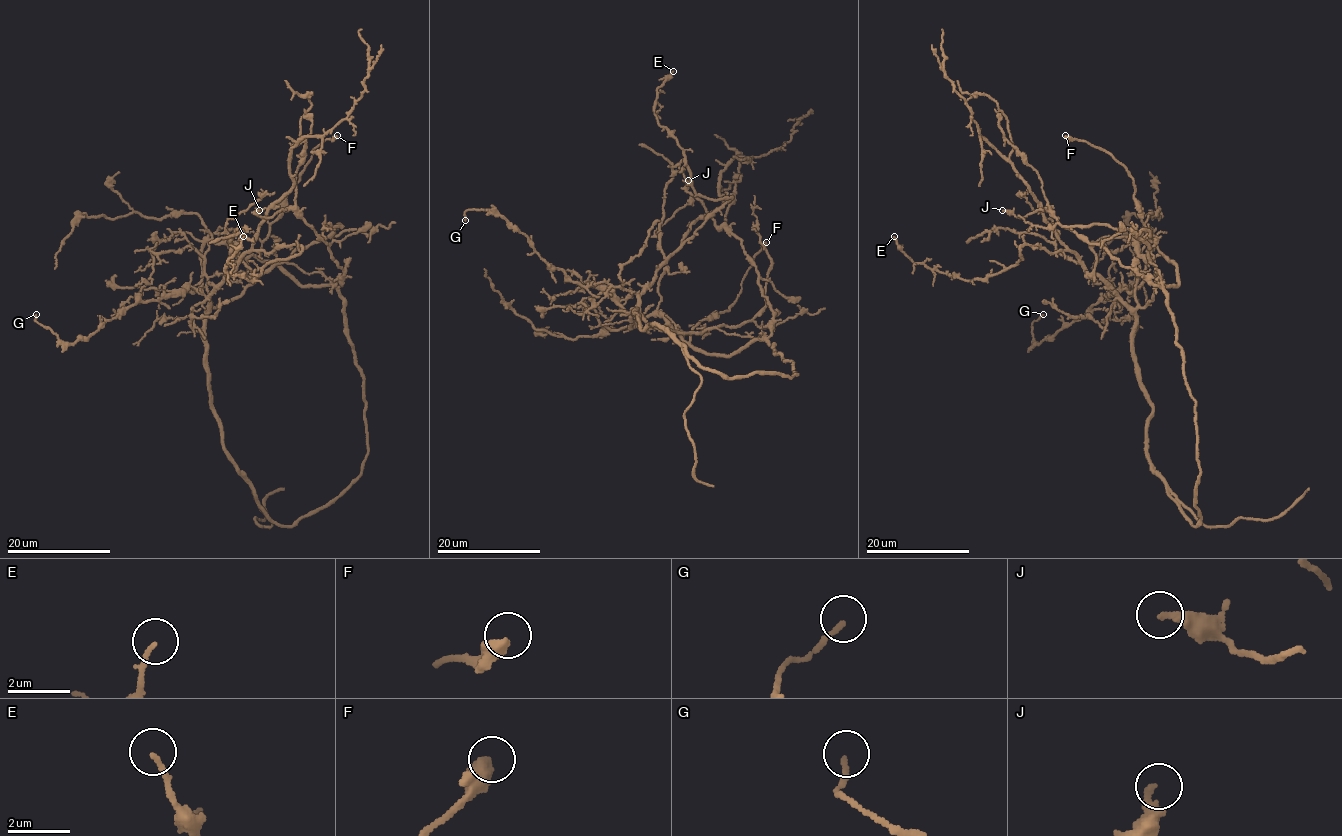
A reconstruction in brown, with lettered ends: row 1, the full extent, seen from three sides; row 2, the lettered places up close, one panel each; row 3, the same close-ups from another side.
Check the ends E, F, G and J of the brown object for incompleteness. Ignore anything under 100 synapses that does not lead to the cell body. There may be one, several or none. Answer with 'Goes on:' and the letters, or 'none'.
Goes on: none

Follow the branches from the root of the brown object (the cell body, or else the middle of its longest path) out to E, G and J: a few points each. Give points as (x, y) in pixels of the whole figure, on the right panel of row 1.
E: (1124, 302), (1067, 250), (1022, 245), (1014, 265), (962, 280), (913, 262), (894, 236)
G: (1124, 302), (1115, 296), (1123, 285), (1109, 300), (1097, 301), (1083, 316), (1037, 344), (1032, 323), (1043, 314)
J: (1124, 302), (1142, 307), (1152, 298), (1153, 263), (1159, 287), (1065, 228), (1049, 209), (1023, 217), (1002, 210)

